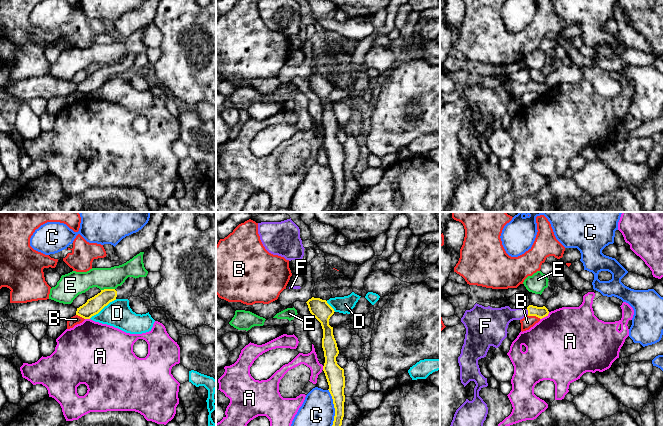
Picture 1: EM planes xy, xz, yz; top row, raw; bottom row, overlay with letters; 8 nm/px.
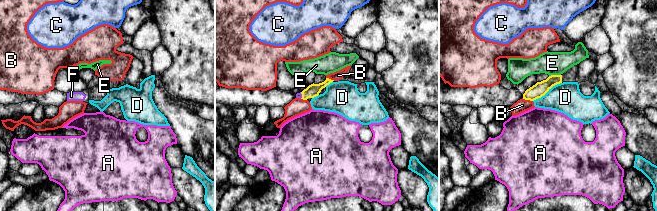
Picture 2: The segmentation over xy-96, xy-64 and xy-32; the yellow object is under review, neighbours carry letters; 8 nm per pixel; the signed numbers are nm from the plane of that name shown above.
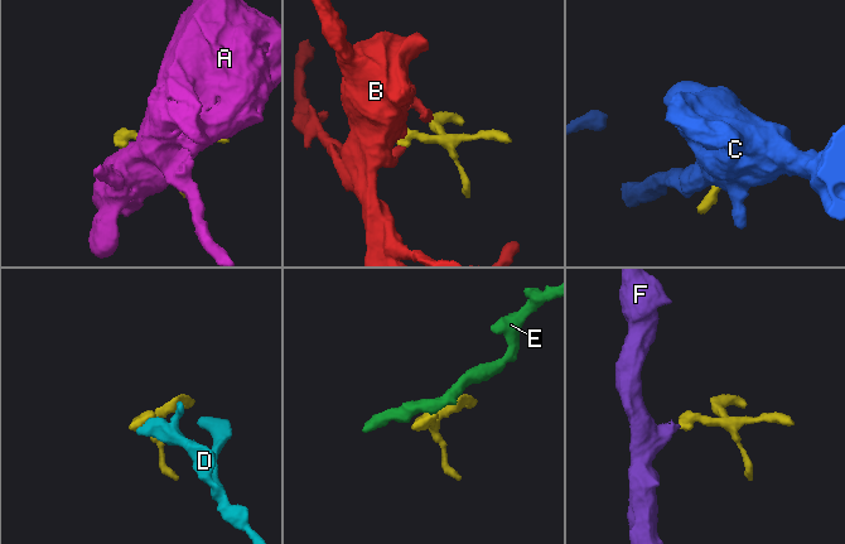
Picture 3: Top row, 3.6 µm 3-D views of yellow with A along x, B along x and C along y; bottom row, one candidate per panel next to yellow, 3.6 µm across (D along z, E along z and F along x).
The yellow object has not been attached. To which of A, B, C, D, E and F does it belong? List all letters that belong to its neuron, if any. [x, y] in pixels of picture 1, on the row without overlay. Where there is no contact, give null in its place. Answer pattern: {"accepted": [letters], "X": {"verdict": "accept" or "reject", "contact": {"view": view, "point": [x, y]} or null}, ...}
{"accepted": ["F"], "A": {"verdict": "reject", "contact": {"view": "yz", "point": [544, 92]}}, "B": {"verdict": "reject", "contact": {"view": "yz", "point": [534, 91]}}, "C": {"verdict": "reject", "contact": {"view": "xz", "point": [335, 185]}}, "D": {"verdict": "reject", "contact": {"view": "xy", "point": [102, 84]}}, "E": {"verdict": "reject", "contact": {"view": "xy", "point": [107, 65]}}, "F": {"verdict": "accept", "contact": {"view": "yz", "point": [528, 87]}}}

